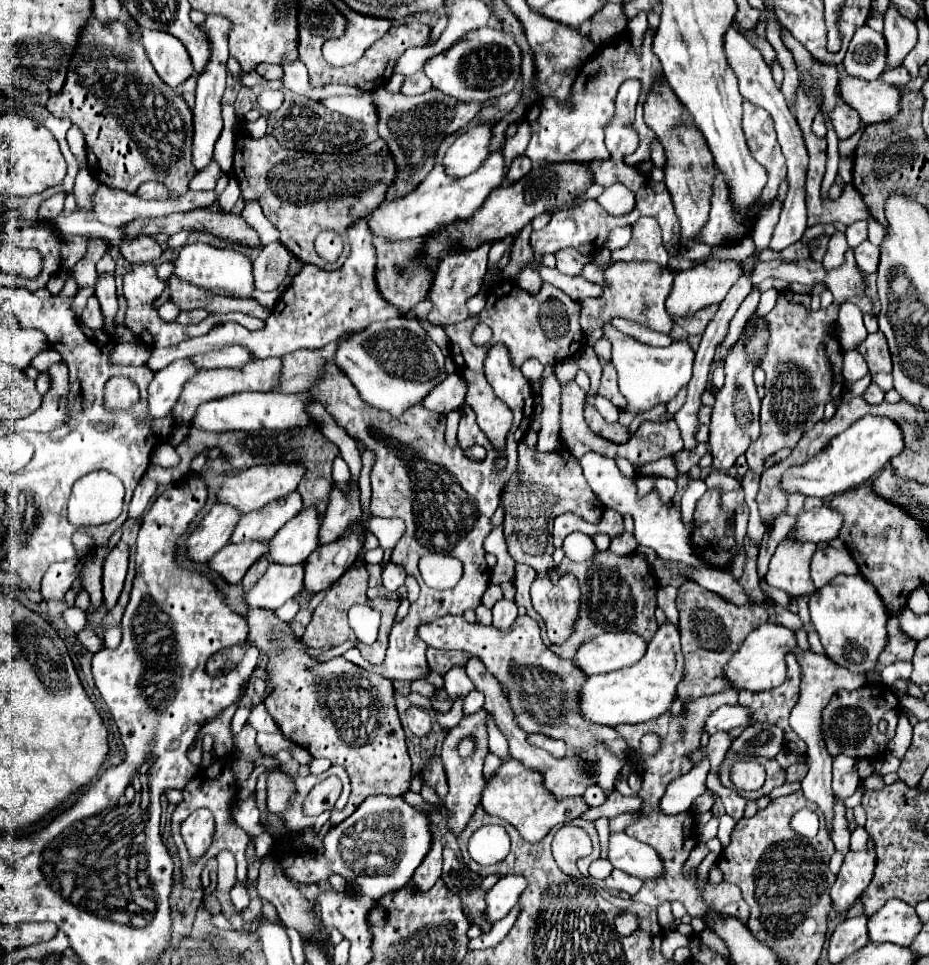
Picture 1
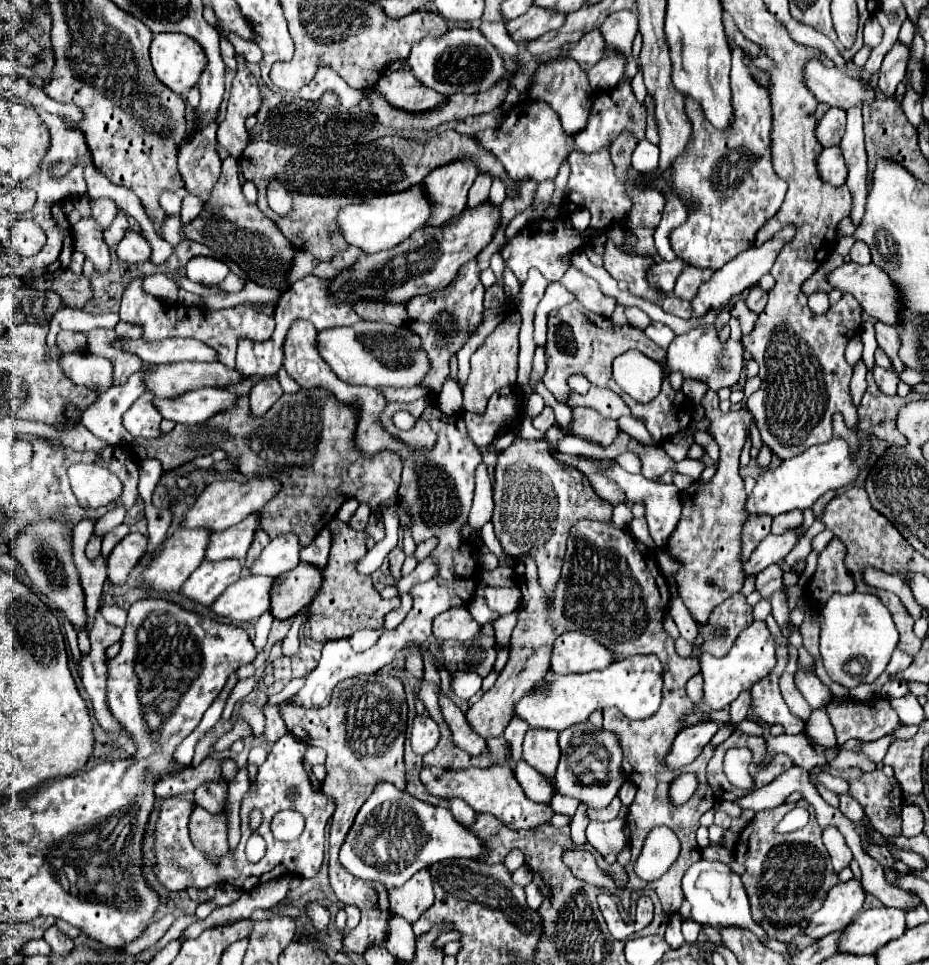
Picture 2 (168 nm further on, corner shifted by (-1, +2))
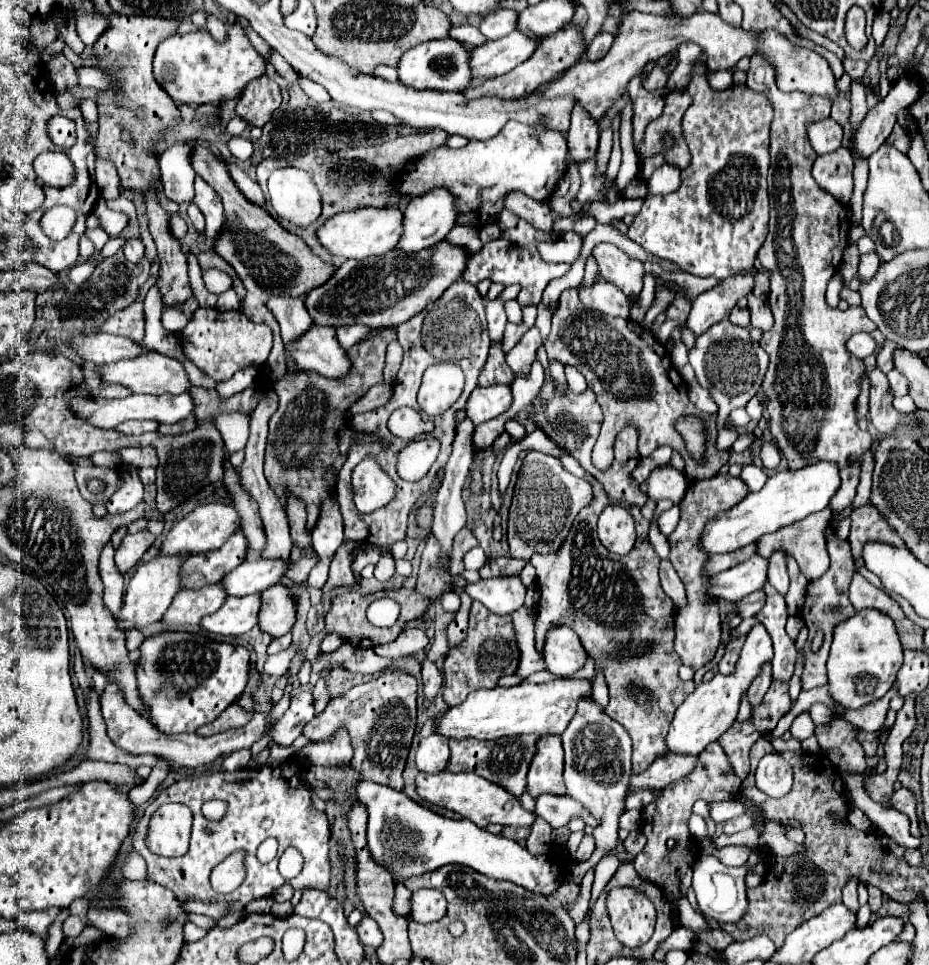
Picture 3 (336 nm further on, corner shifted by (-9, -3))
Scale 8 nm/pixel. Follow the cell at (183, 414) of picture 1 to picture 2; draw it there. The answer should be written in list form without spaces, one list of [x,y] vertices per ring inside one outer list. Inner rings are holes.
[[[182,363],[156,365],[146,377],[146,387],[160,399],[176,399],[188,391],[202,387],[230,387],[246,377],[238,369],[214,363]]]

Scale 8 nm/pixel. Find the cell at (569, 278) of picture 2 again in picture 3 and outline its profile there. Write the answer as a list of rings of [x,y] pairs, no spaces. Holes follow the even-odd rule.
[[[600,278],[590,288],[580,288],[580,298],[588,308],[610,316],[630,318],[630,304],[626,296],[622,294],[622,290],[618,290],[616,286],[612,286],[612,282],[606,282],[604,278]]]

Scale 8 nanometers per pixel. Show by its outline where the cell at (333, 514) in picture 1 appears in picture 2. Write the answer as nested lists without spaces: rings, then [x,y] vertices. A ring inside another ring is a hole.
[[[326,527],[314,537],[314,541],[306,549],[302,549],[300,559],[306,563],[314,563],[314,565],[326,565],[330,545],[332,545],[332,531]]]

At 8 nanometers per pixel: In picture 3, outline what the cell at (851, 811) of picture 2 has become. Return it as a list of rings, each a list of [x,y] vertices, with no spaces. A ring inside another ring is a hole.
[[[868,886],[868,892],[870,892],[870,900],[868,900],[870,910],[872,910],[872,914],[876,916],[878,910],[882,908],[882,898],[884,898],[884,894],[882,894],[880,888],[876,888],[876,886]]]

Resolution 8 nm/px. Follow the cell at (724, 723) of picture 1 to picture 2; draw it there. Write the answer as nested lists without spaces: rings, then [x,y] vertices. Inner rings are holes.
[[[700,721],[696,725],[682,729],[672,745],[670,755],[666,757],[666,765],[670,765],[670,769],[680,769],[694,761],[716,731],[718,731],[716,721]]]

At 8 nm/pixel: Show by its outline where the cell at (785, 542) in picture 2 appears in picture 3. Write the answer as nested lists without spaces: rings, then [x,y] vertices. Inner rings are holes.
[[[752,556],[748,562],[712,576],[706,586],[706,594],[712,600],[736,602],[738,598],[744,598],[746,594],[752,594],[764,586],[766,566],[766,558]]]

